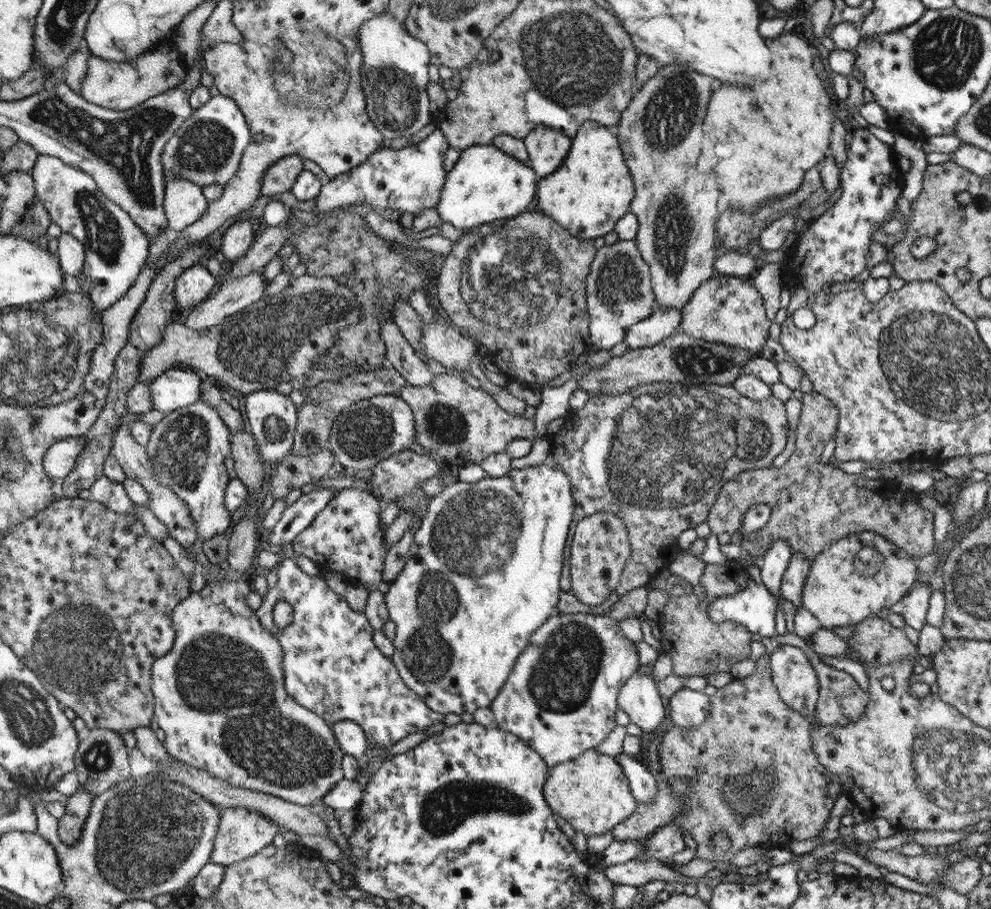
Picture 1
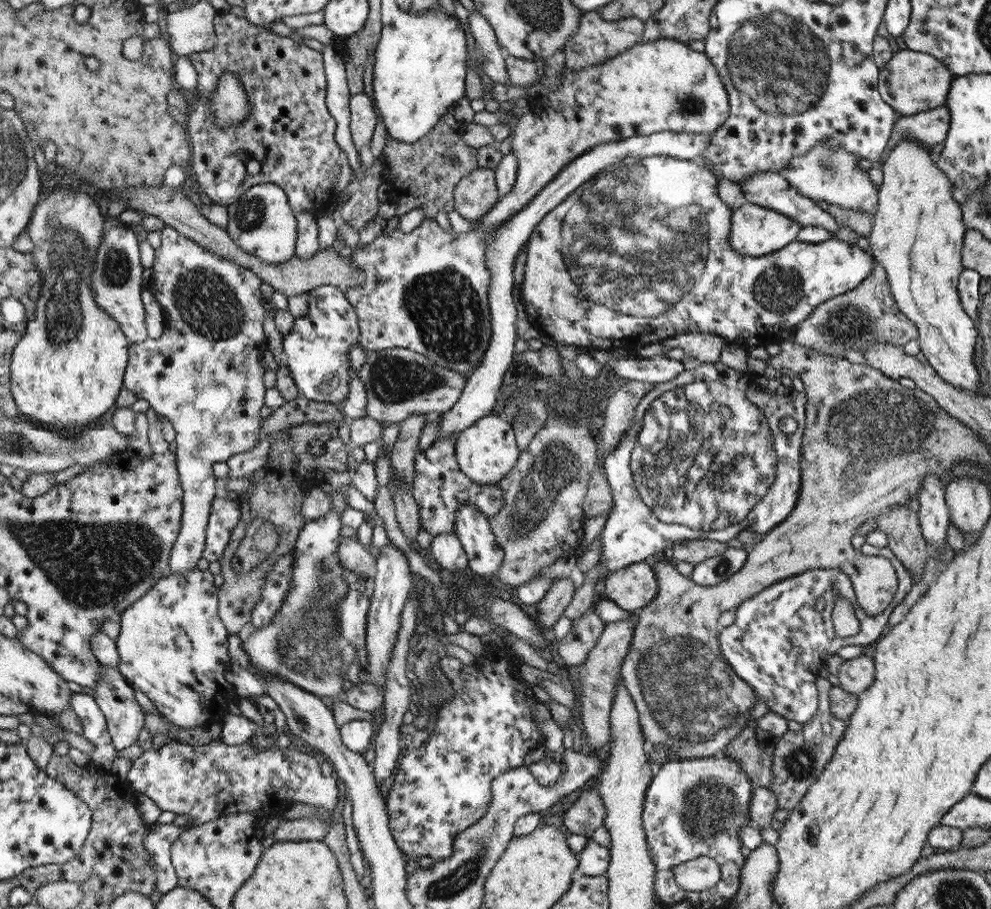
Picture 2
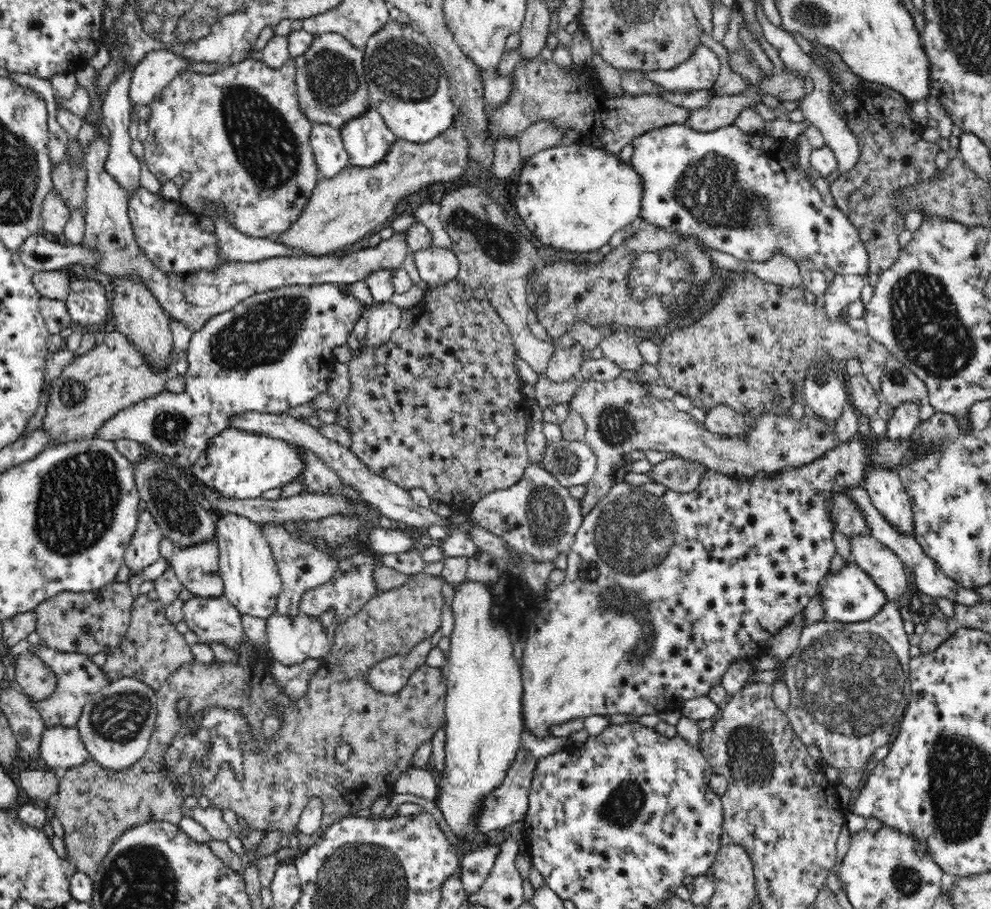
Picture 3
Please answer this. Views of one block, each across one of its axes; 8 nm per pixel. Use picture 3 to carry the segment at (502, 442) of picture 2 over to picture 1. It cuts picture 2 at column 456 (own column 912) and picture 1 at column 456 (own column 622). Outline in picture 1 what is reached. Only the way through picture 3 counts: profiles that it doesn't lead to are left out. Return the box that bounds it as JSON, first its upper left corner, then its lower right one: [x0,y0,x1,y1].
[384,460,575,715]

